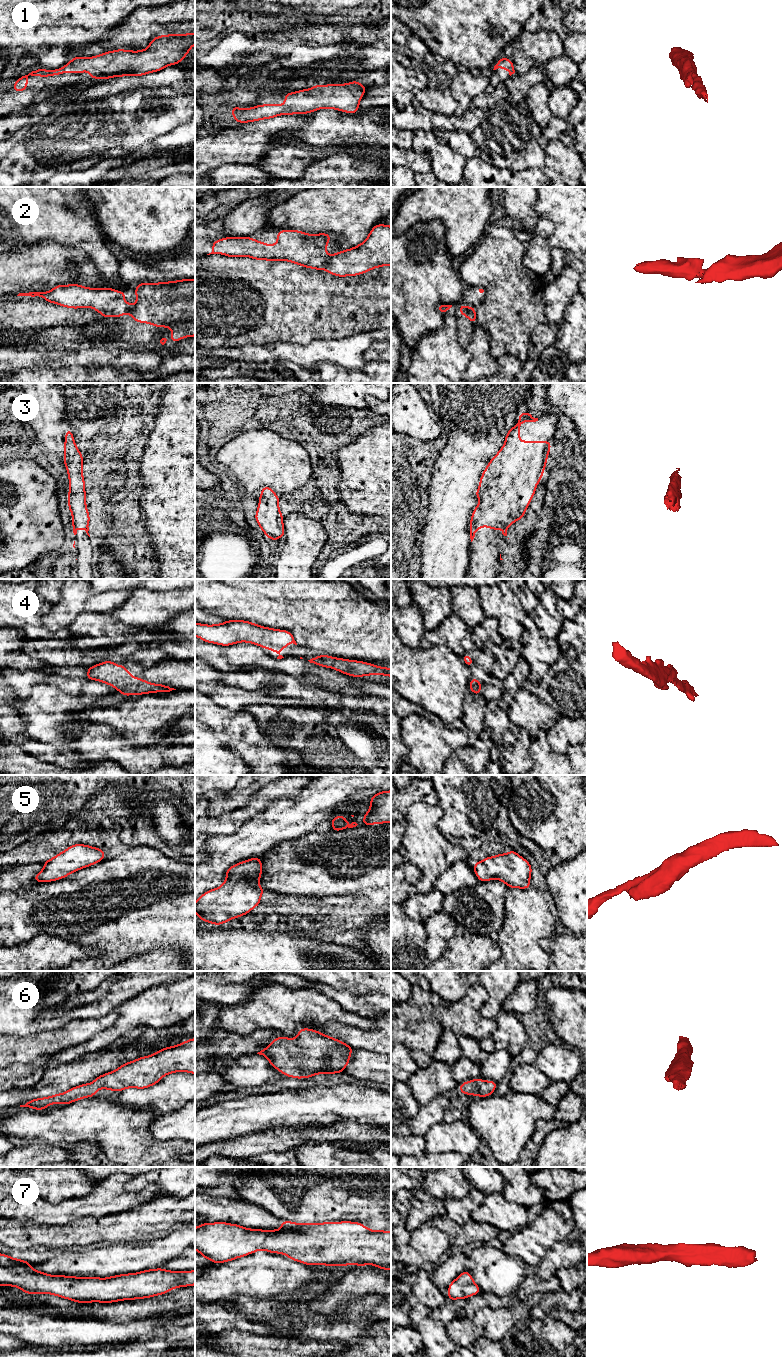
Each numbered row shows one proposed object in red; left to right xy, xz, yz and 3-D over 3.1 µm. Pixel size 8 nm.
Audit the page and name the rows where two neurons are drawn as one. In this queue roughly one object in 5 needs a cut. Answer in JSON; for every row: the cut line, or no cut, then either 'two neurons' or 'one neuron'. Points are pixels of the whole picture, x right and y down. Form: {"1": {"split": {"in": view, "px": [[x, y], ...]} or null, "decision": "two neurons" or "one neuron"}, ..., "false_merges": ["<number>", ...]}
{"1": {"split": null, "decision": "one neuron"}, "2": {"split": null, "decision": "one neuron"}, "3": {"split": null, "decision": "one neuron"}, "4": {"split": null, "decision": "one neuron"}, "5": {"split": null, "decision": "one neuron"}, "6": {"split": null, "decision": "one neuron"}, "7": {"split": null, "decision": "one neuron"}, "false_merges": []}

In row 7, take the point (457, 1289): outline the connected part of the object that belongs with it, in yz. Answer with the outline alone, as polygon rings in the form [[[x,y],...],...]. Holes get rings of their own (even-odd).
[[[465,1270],[448,1286],[449,1300],[468,1299],[472,1295],[481,1293],[480,1287],[473,1281],[472,1275]]]

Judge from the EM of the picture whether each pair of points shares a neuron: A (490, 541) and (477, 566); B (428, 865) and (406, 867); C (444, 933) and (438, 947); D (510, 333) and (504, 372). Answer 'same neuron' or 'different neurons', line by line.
A: same neuron
B: different neurons
C: same neuron
D: different neurons

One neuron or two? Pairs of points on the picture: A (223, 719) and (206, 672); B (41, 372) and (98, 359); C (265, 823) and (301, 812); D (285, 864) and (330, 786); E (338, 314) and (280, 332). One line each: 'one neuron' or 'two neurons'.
A: two neurons
B: two neurons
C: one neuron
D: two neurons
E: one neuron

